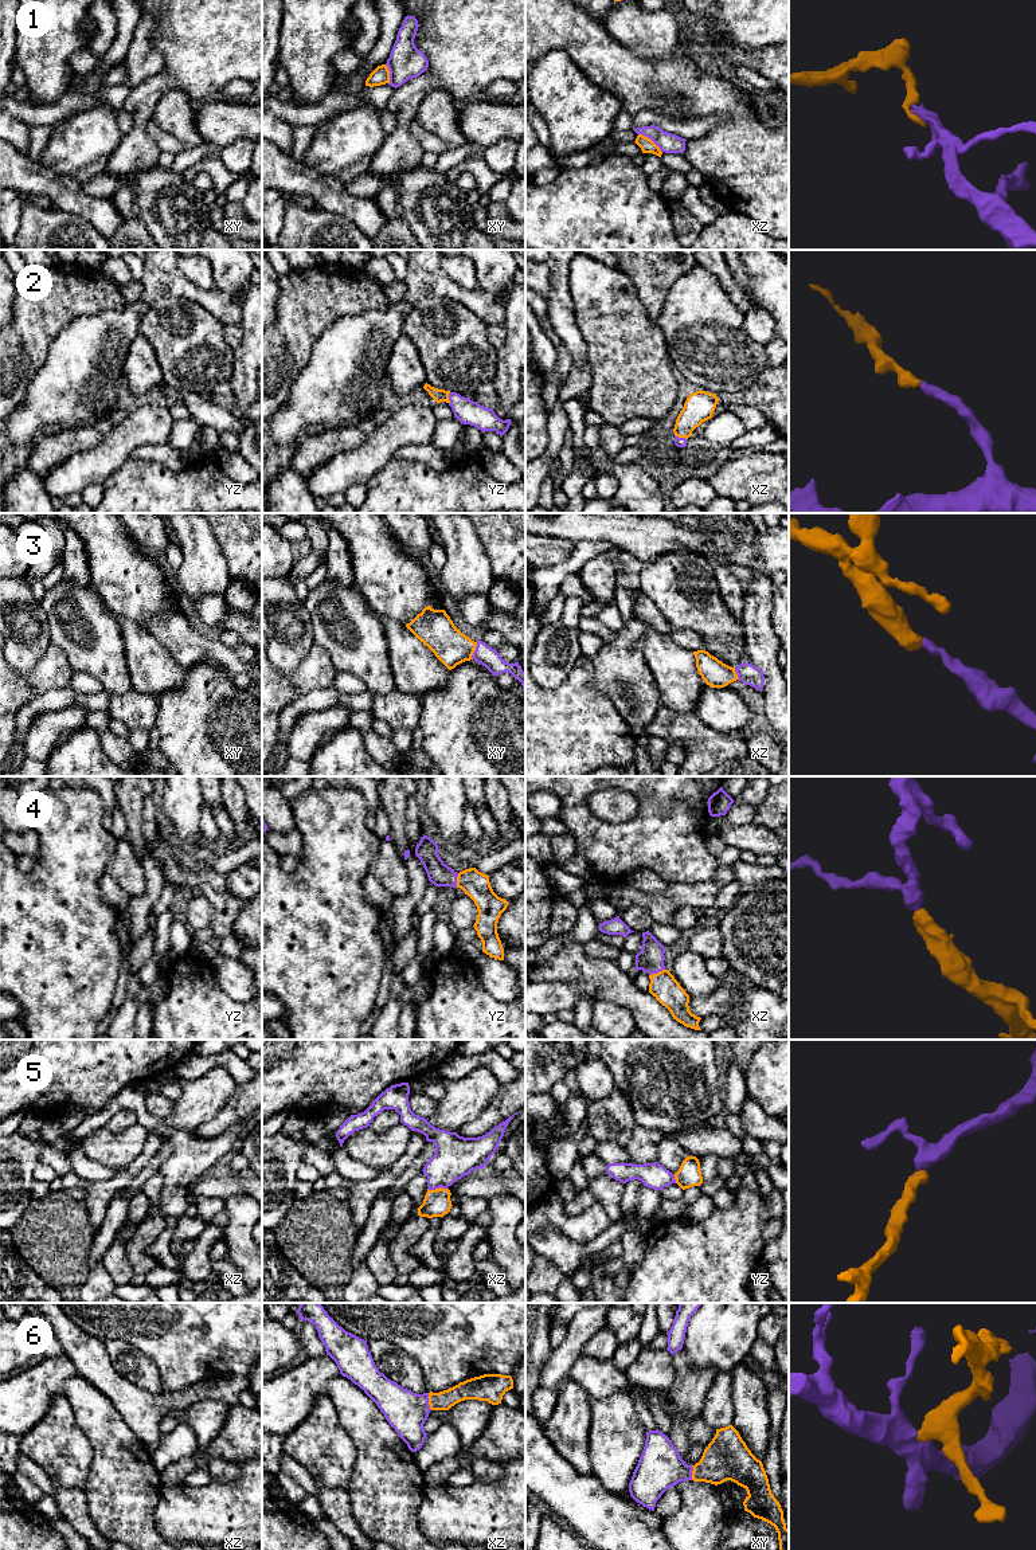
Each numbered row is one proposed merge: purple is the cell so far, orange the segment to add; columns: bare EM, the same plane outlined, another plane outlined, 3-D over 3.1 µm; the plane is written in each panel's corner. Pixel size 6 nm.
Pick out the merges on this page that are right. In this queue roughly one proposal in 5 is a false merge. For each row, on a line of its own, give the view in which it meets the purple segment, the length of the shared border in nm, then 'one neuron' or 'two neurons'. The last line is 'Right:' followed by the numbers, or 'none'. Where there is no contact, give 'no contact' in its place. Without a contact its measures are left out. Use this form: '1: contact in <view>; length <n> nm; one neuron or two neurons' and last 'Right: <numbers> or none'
1: contact in xz; length 180 nm; two neurons
2: contact in xz; length 80 nm; one neuron
3: contact in xy; length 110 nm; one neuron
4: contact in xz; length 100 nm; one neuron
5: contact in xz; length 110 nm; one neuron
6: contact in xz; length 110 nm; one neuron
Right: 2, 3, 4, 5, 6

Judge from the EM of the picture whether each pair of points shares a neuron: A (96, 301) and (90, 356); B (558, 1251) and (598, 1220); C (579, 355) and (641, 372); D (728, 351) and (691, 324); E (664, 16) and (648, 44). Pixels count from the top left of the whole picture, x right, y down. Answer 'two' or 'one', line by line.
A: two
B: two
C: two
D: one
E: one

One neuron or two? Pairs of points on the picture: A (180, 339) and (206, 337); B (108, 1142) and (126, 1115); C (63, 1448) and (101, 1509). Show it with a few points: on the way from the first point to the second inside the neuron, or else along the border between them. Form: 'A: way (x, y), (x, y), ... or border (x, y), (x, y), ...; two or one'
A: way (187, 339), (199, 337); one
B: border (136, 1122), (120, 1131), (109, 1131), (104, 1127); two
C: border (93, 1452), (86, 1484), (82, 1488); two

